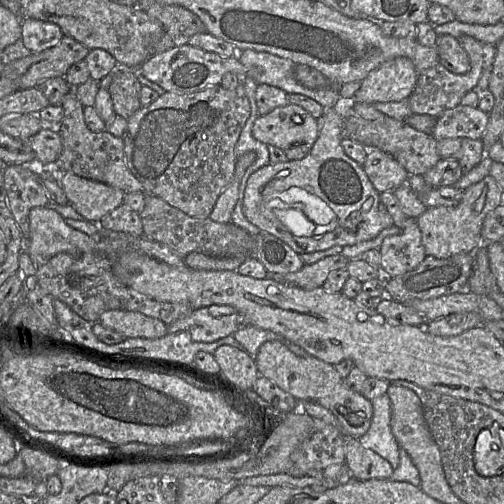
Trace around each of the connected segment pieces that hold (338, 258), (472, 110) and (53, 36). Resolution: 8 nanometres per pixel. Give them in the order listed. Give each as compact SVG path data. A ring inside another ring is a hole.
M342 254L327 256L313 264L304 265L297 272L287 273L279 279L287 284L295 285L305 290L322 287L332 271L344 269L350 260Z
M458 105L437 117L431 135L436 139L481 139L489 121L489 114L478 107Z
M38 19L22 21L21 40L32 53L42 52L57 45L63 37L61 28L52 22Z

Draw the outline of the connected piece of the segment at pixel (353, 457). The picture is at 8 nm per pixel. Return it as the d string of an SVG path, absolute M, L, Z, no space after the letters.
M344 437L346 465L351 478L357 480L390 479L394 469L391 464L371 449L364 448L357 438Z

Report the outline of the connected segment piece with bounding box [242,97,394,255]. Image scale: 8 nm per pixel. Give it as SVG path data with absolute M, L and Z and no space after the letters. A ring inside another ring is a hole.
M339 98L331 109L325 109L319 120L319 134L311 146L310 153L301 160L269 163L254 171L247 179L242 210L249 222L260 230L270 233L288 244L296 253L307 254L328 250L334 246L351 246L368 241L394 225L390 214L380 202L380 193L374 188L362 166L348 157L341 145L344 138L344 121L352 114L353 100ZM279 199L284 203L301 203L302 209L275 207L274 212L266 208L266 203Z

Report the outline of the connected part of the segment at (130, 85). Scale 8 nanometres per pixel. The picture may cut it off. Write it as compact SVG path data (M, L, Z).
M115 68L115 77L110 84L109 92L116 115L129 119L141 107L142 84L137 77L138 69Z

